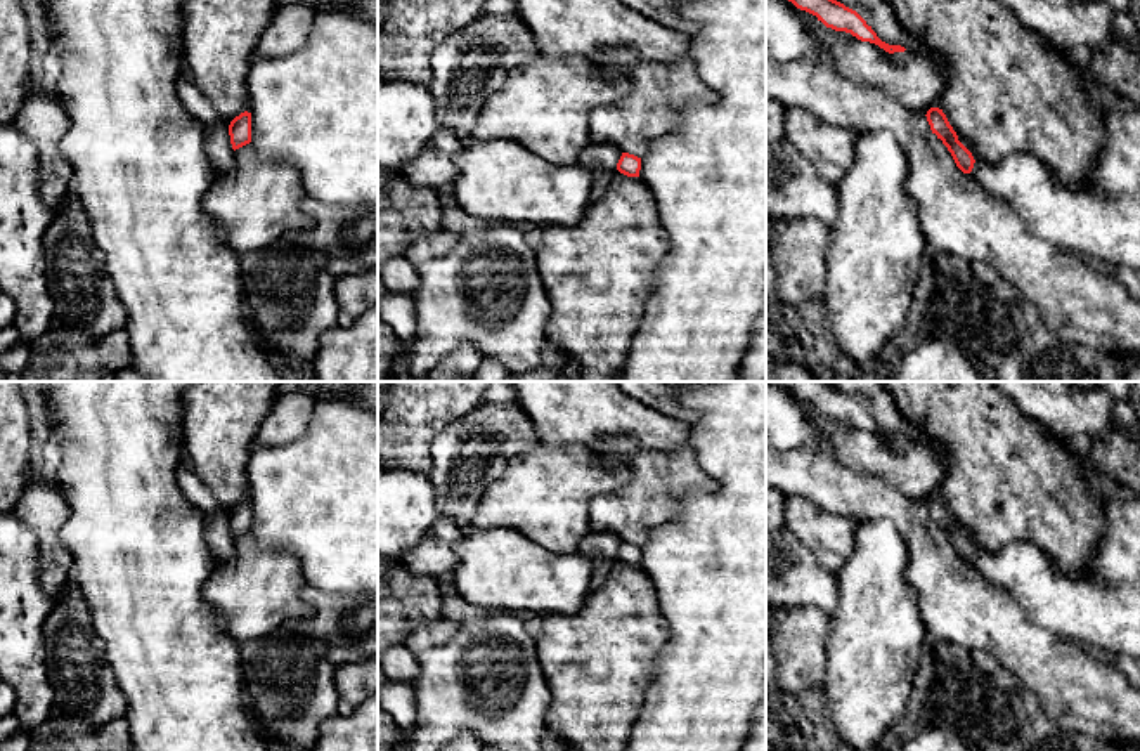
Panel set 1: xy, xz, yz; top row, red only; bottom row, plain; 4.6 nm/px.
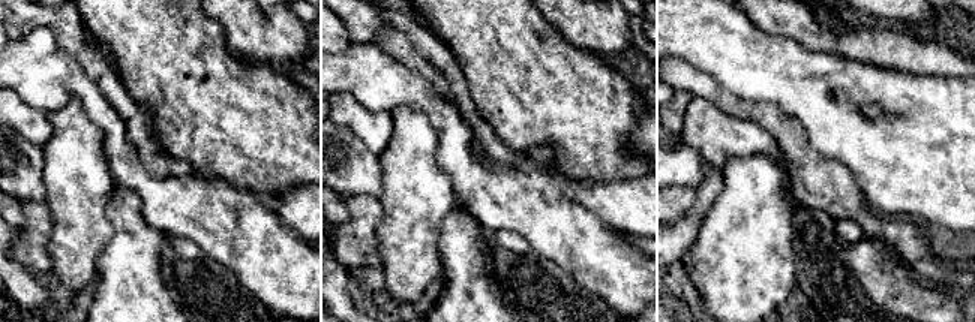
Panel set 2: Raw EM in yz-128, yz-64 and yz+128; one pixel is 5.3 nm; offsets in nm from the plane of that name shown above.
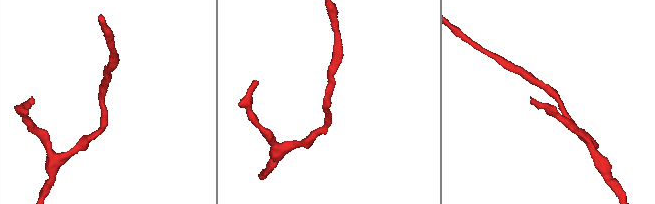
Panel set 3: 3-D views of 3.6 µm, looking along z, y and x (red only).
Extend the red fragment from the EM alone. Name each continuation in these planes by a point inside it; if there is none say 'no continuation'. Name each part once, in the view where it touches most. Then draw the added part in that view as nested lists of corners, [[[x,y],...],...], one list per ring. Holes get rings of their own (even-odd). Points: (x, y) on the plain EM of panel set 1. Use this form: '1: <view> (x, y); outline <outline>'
no continuation

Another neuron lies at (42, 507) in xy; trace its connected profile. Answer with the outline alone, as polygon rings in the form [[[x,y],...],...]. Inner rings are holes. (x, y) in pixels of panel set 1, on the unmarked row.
[[[31,473],[14,512],[36,532],[40,583],[55,602],[69,586],[73,565],[69,550],[59,536],[68,519],[59,484]]]

